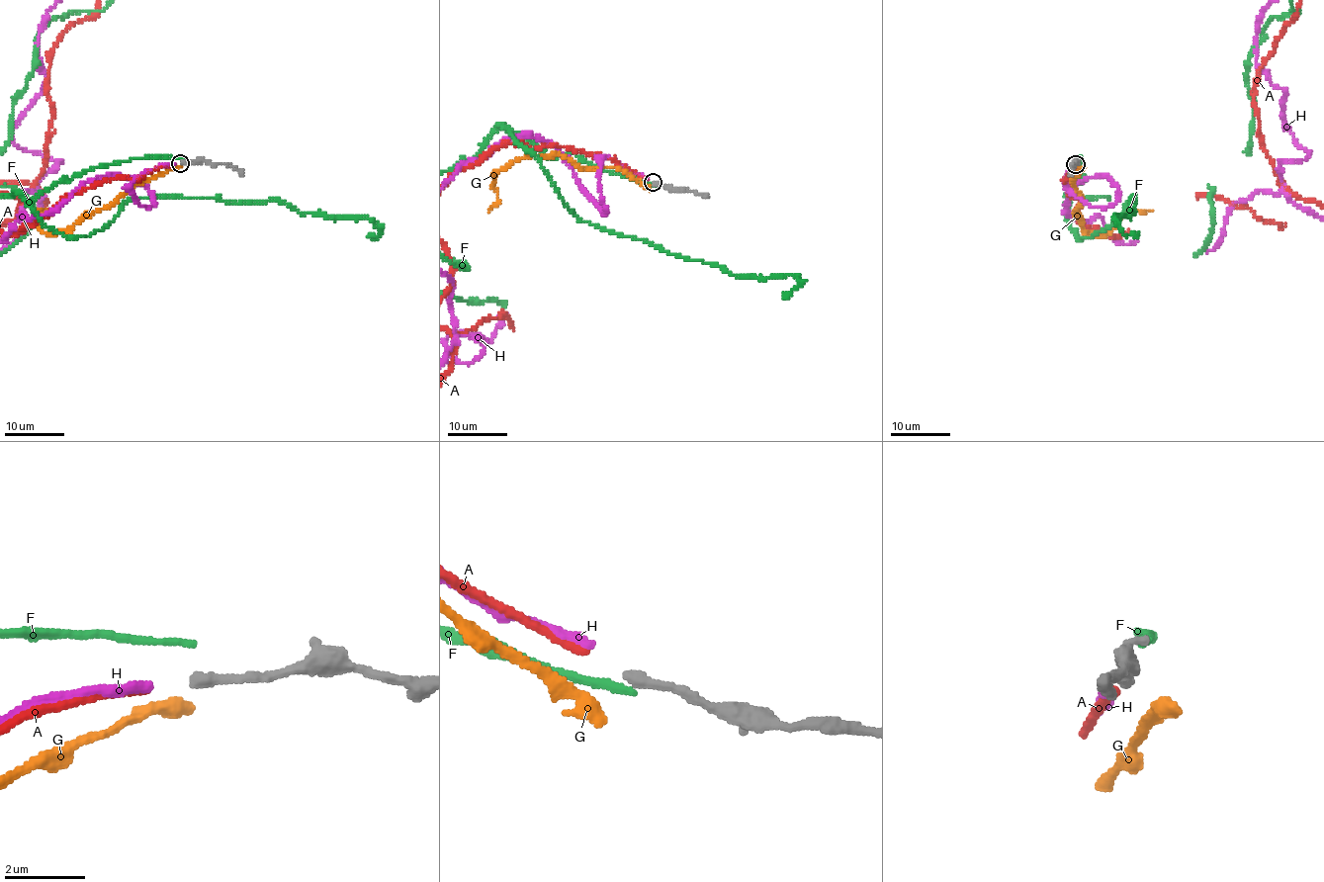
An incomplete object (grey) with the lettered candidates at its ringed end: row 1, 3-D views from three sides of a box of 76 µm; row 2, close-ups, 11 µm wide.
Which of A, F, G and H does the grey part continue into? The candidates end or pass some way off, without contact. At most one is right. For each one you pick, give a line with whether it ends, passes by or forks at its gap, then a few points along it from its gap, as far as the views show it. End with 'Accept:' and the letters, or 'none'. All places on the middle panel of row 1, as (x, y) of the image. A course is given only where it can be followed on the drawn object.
A: it ends
Accept: A

